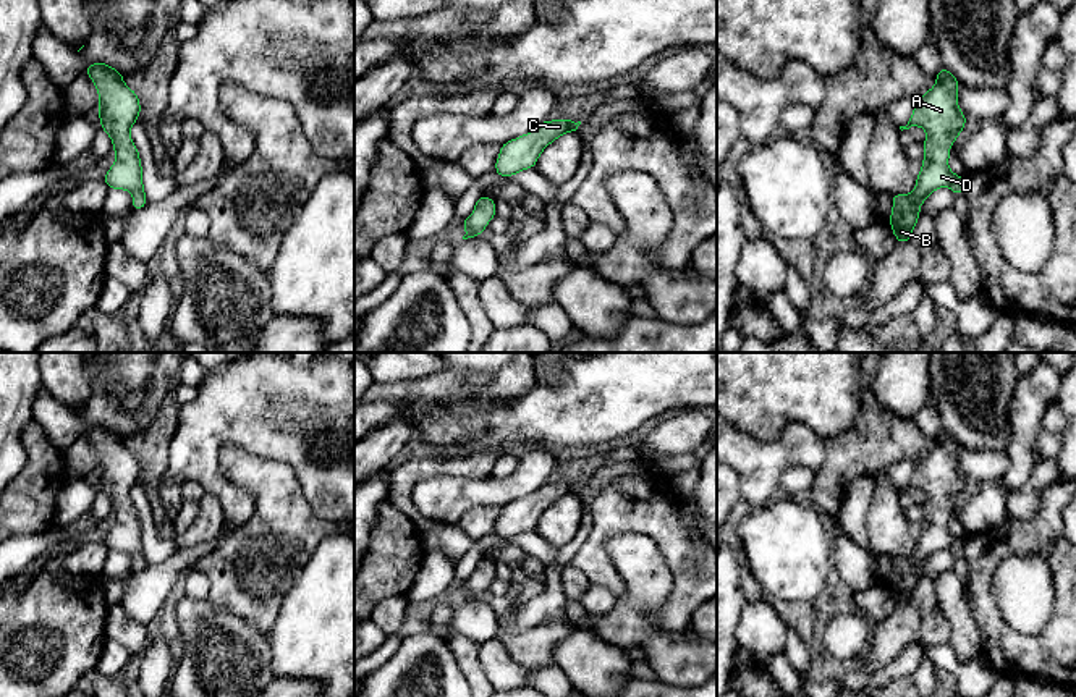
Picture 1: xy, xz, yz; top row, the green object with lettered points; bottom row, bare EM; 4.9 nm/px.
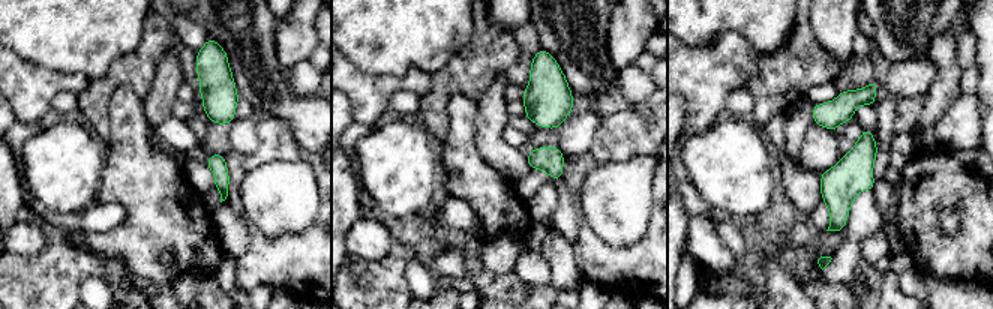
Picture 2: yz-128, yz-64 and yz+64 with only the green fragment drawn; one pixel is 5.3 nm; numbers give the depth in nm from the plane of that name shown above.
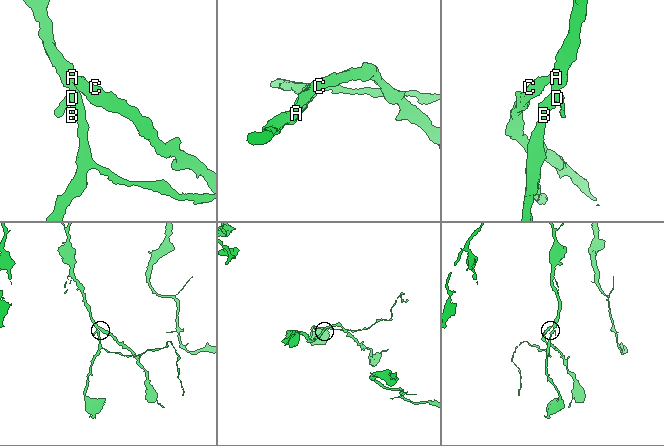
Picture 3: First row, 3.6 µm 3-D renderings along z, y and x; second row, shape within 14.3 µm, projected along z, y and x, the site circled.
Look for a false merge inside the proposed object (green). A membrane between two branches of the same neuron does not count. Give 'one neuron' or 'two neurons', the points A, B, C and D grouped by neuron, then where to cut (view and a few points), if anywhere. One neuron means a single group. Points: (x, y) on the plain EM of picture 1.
one neuron; groups A B C D; cut none

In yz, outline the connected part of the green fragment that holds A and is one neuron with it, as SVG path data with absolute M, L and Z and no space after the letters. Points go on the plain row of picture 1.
M940 430L937 435L935 448L921 458L916 463L913 477L906 488L900 488L900 492L909 492L911 488L921 488L927 493L927 500L924 501L924 522L922 530L917 535L916 550L911 556L890 556L893 564L893 572L890 576L890 589L896 600L896 605L908 605L911 602L913 592L921 579L919 571L921 566L930 558L932 553L950 548L955 558L963 556L964 551L964 539L956 539L948 530L950 508L955 506L960 495L964 492L968 479L961 475L958 469L958 450L960 443L953 438L947 430Z

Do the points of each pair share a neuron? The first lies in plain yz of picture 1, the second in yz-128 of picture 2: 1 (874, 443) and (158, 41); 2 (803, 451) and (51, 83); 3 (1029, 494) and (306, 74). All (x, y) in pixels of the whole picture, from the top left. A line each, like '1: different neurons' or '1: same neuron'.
1: same neuron
2: same neuron
3: same neuron

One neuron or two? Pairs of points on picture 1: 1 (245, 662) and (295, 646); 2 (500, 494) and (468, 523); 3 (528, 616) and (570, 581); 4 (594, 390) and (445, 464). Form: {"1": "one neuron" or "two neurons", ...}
{"1": "two neurons", "2": "two neurons", "3": "two neurons", "4": "two neurons"}

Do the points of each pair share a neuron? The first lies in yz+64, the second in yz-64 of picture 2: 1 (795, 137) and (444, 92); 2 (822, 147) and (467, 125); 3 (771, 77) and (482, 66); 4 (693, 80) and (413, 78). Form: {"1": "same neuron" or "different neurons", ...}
{"1": "different neurons", "2": "different neurons", "3": "same neuron", "4": "same neuron"}

